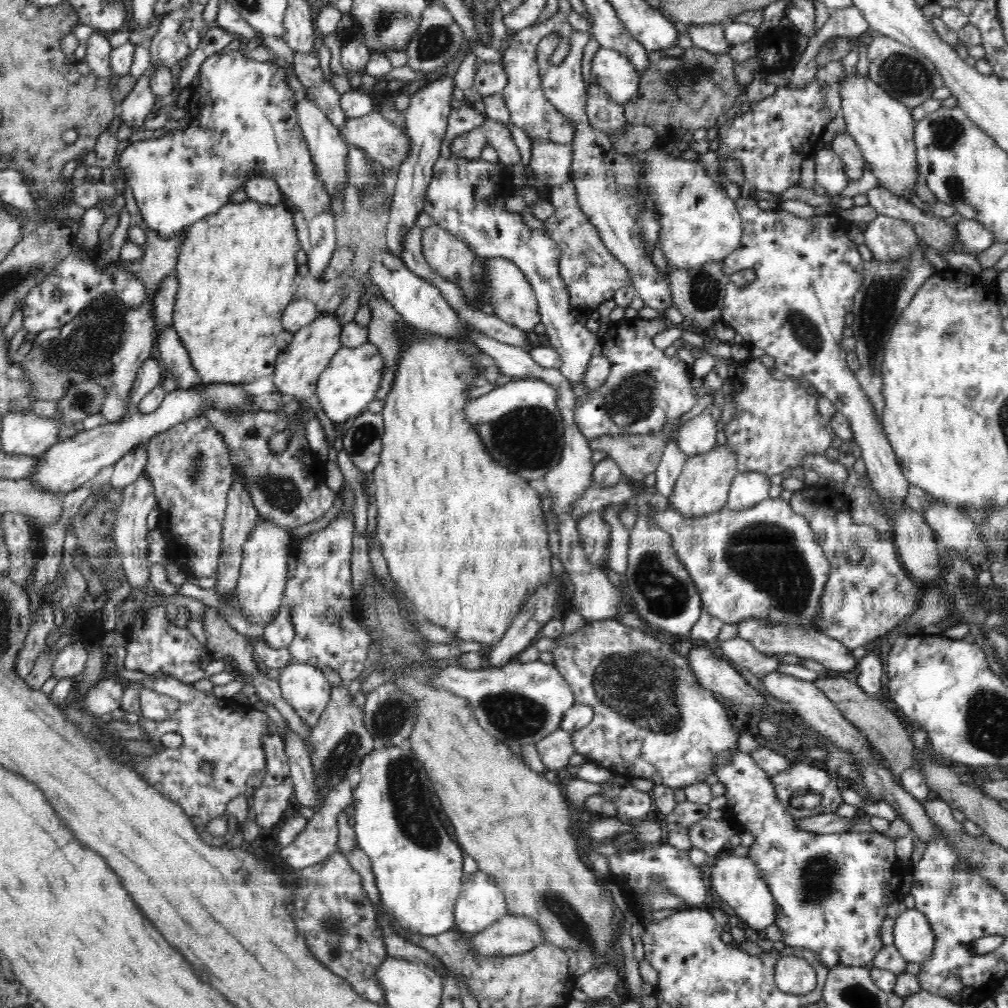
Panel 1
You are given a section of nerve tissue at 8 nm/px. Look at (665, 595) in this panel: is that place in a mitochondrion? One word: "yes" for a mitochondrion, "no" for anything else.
yes

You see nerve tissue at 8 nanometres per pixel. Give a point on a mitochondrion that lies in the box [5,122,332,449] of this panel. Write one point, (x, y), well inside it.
(95, 345)

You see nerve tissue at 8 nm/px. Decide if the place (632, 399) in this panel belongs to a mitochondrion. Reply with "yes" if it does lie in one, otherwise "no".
yes

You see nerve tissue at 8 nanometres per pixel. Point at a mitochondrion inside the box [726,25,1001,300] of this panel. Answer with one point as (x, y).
(906, 75)

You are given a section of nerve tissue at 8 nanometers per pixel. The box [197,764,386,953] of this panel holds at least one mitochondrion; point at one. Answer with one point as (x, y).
(332, 923)

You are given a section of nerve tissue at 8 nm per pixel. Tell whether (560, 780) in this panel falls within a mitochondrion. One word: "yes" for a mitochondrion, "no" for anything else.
no

